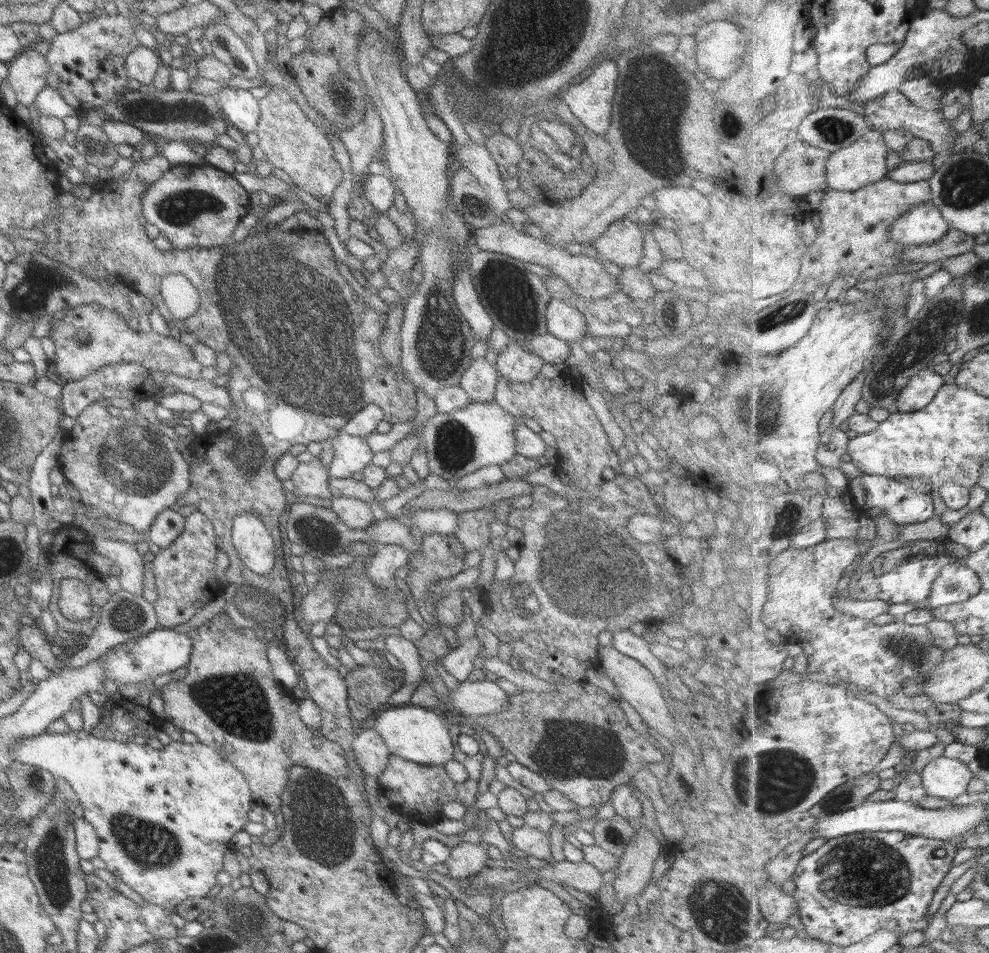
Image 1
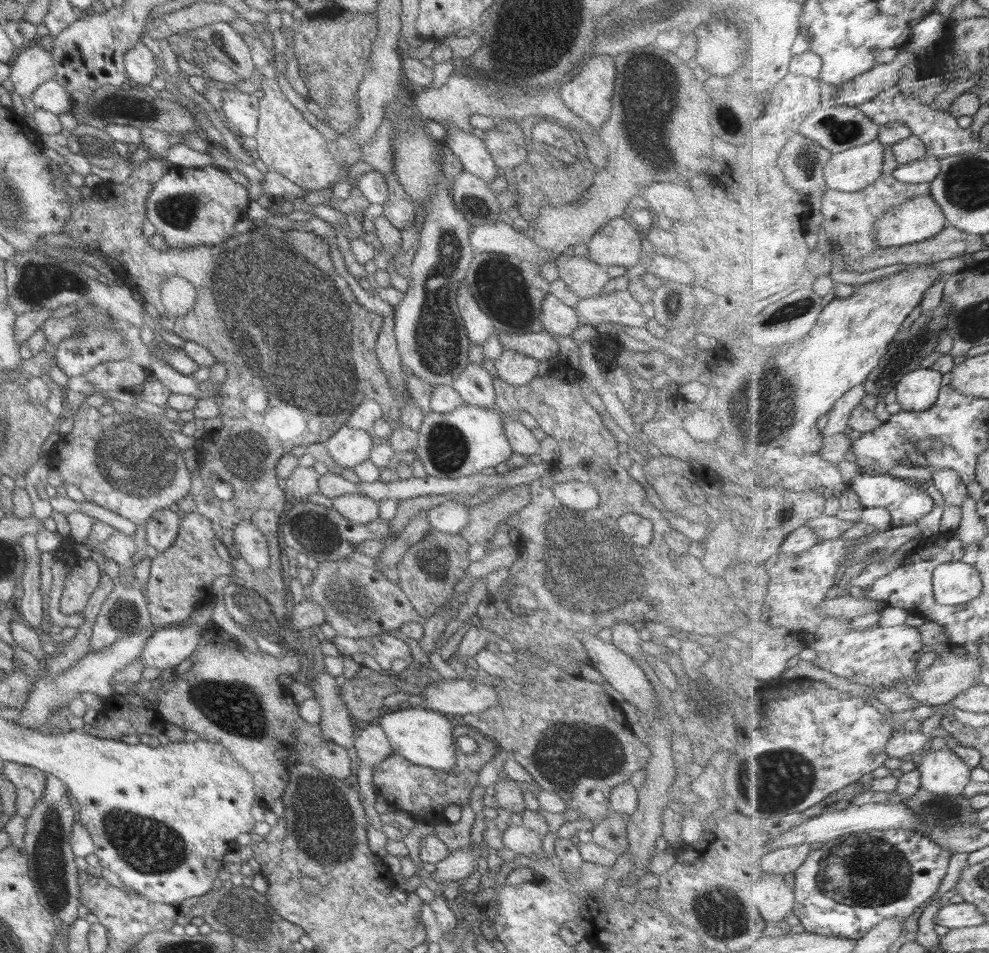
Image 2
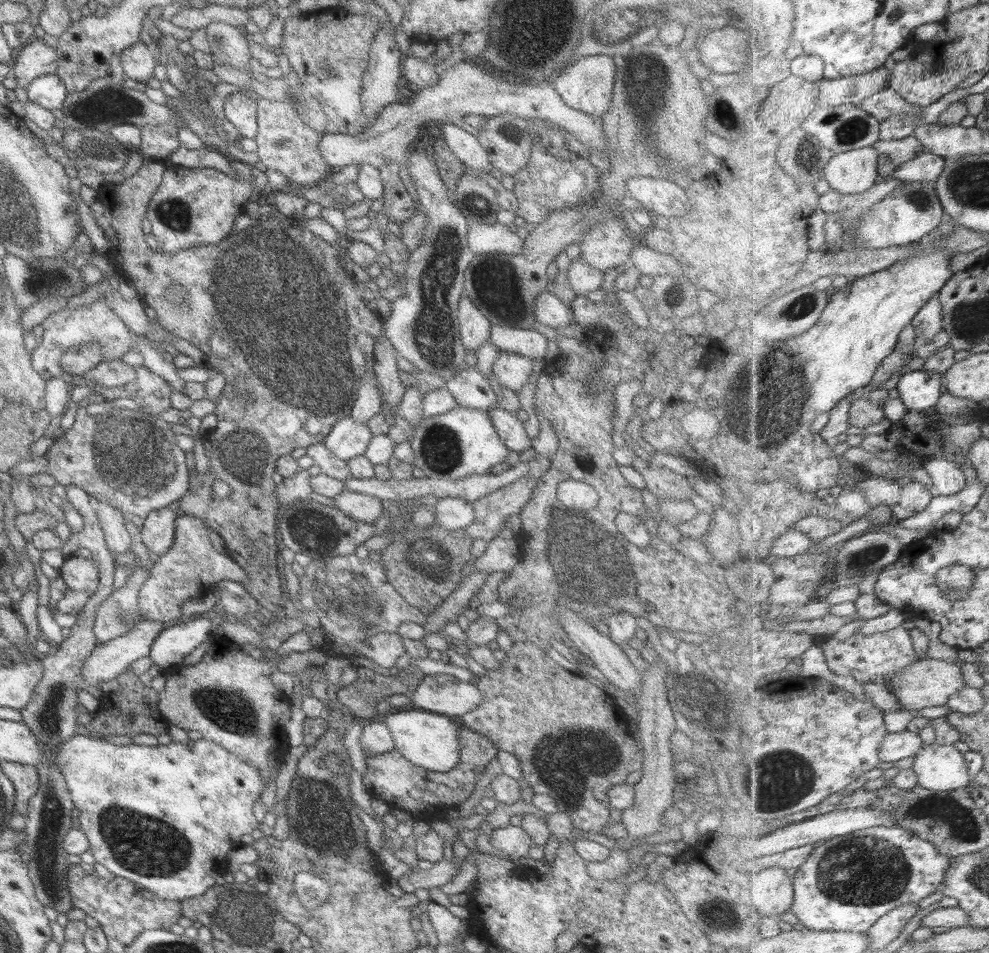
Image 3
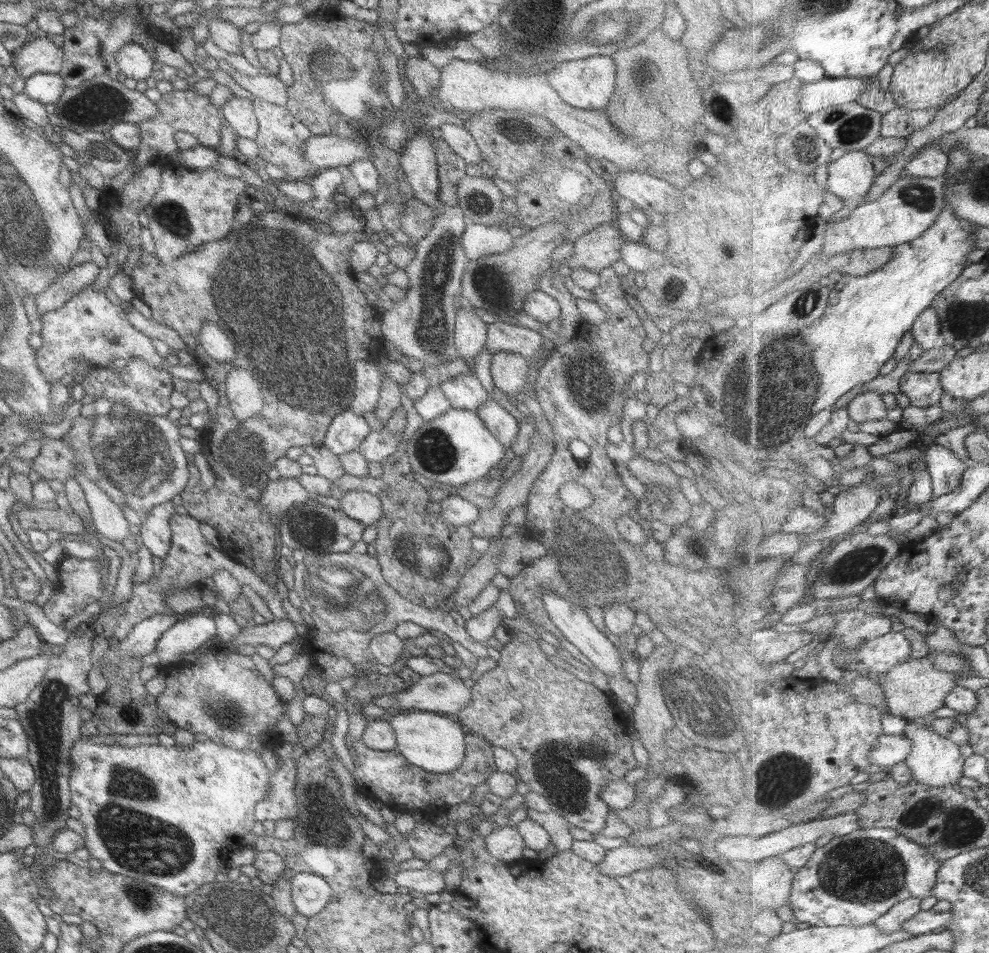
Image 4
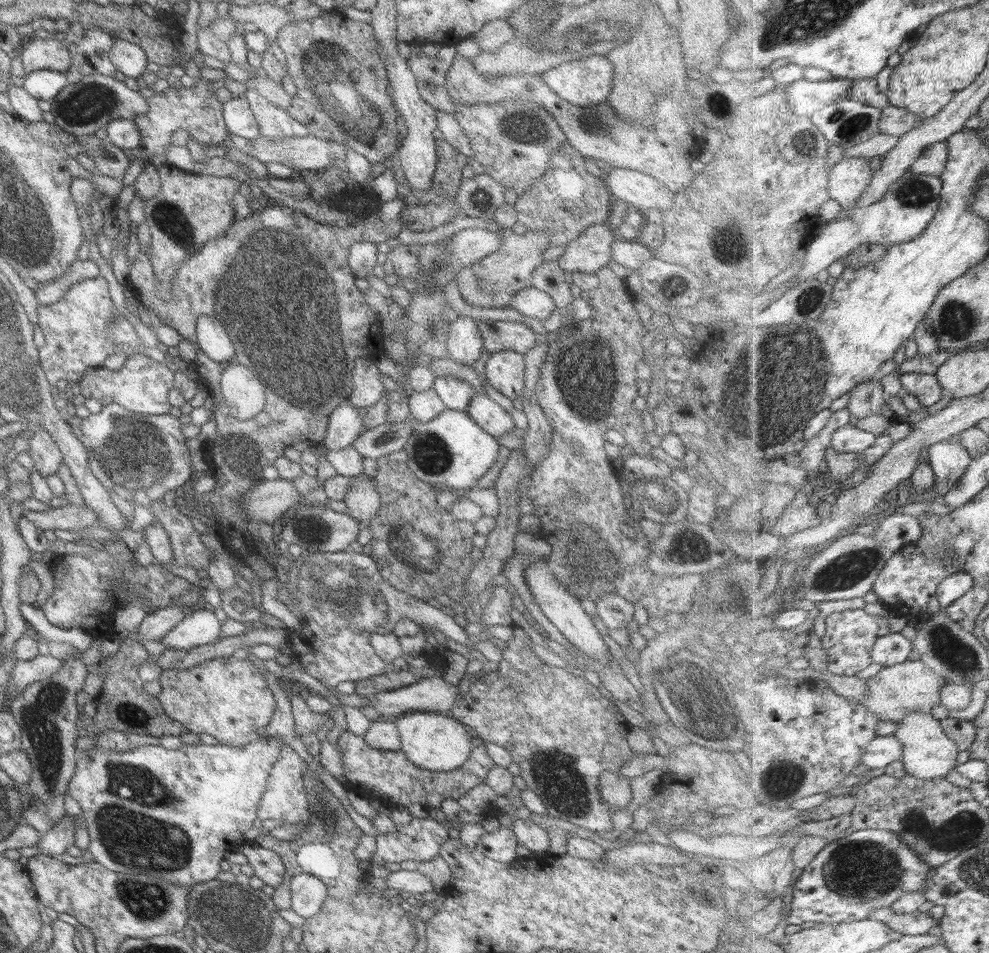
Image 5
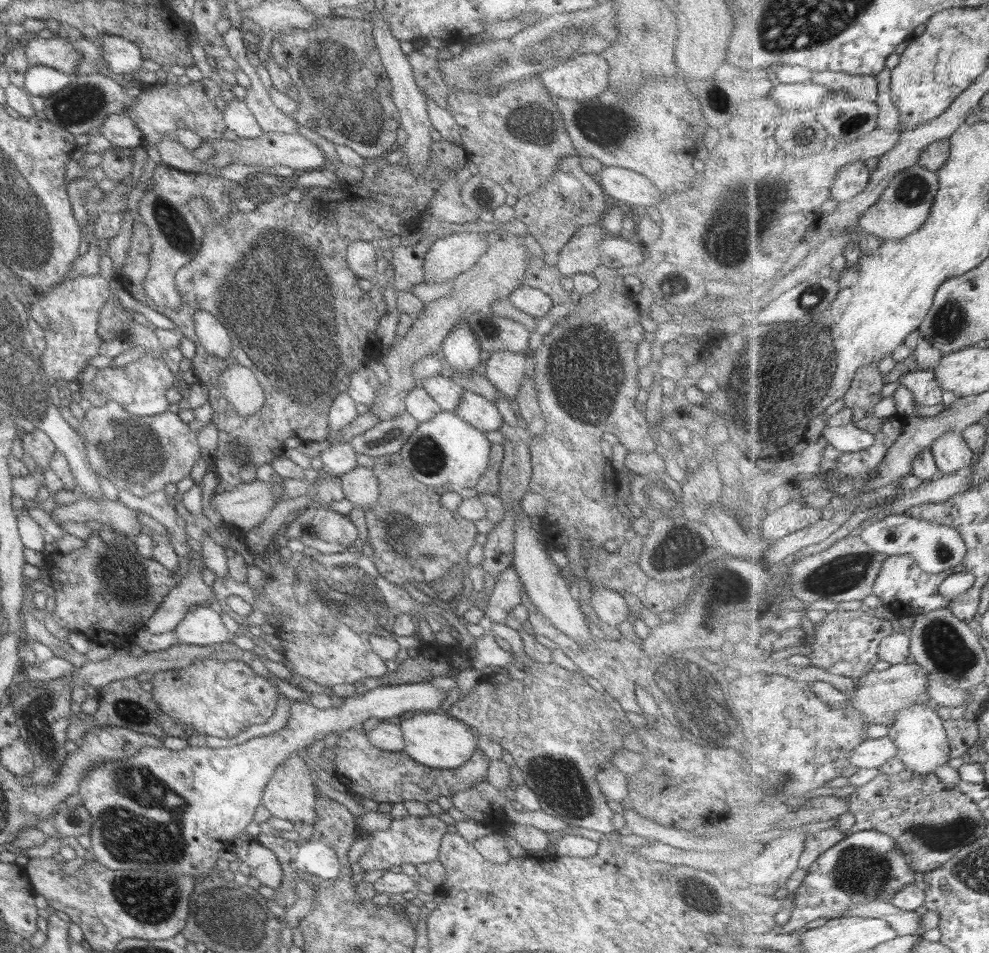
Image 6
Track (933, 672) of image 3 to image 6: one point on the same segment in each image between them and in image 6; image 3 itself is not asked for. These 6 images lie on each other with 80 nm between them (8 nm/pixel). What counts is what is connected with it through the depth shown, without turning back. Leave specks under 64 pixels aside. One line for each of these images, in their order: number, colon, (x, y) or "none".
4: (916, 688)
5: (894, 692)
6: (881, 695)

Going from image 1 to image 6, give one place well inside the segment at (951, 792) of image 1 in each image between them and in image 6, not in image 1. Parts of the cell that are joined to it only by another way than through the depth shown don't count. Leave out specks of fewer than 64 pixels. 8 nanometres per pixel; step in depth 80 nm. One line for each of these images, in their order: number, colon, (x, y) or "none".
2: (943, 772)
3: (941, 768)
4: (936, 761)
5: (928, 754)
6: (923, 745)

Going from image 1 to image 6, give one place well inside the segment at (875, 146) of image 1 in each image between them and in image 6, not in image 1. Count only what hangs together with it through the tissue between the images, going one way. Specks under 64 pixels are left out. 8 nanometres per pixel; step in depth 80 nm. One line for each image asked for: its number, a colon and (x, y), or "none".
2: (852, 170)
3: (855, 171)
4: (851, 176)
5: (849, 178)
6: (852, 179)

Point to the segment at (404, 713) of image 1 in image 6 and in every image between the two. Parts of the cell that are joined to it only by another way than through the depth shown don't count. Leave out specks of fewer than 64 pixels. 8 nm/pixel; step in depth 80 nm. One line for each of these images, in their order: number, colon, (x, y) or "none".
2: (424, 737)
3: (430, 741)
4: (435, 743)
5: (434, 742)
6: (435, 740)

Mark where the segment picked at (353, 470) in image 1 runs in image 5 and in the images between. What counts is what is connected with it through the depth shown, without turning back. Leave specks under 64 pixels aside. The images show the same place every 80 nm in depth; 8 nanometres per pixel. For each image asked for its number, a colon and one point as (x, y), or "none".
2: (347, 448)
3: (347, 439)
4: (346, 430)
5: (344, 425)

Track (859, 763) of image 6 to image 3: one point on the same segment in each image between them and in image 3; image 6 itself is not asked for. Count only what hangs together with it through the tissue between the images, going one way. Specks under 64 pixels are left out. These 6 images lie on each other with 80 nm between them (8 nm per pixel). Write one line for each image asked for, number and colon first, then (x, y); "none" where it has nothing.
3: (896, 746)
4: (890, 750)
5: (884, 750)

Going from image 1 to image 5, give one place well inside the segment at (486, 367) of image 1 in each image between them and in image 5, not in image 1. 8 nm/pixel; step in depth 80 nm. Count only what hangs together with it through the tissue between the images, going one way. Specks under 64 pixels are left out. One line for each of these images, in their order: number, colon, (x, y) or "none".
2: (474, 385)
3: (469, 389)
4: (463, 392)
5: (456, 395)

